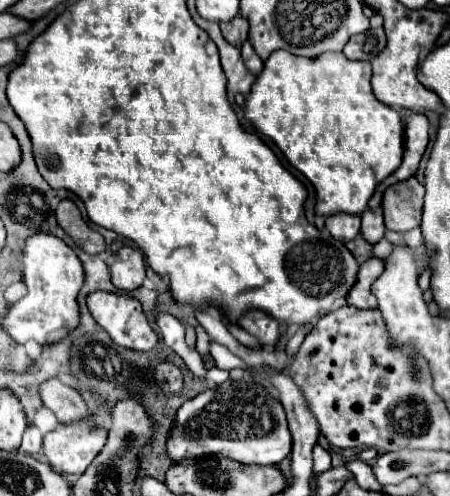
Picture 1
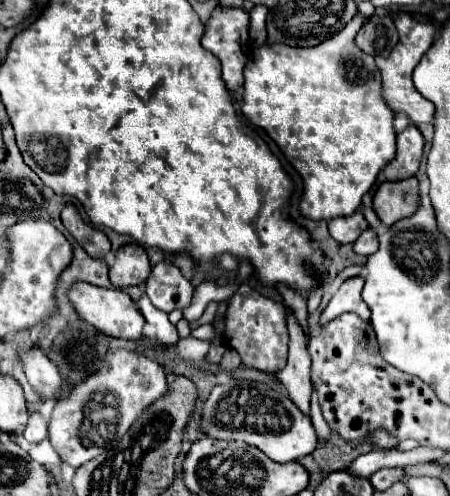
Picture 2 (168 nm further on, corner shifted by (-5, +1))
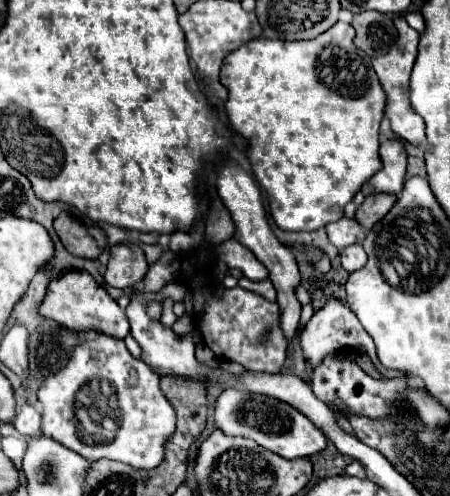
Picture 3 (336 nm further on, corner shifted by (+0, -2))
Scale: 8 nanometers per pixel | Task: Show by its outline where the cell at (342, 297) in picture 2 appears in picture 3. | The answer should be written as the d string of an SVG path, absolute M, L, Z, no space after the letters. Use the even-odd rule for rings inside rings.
M330 299L322 309L318 309L312 319L306 323L304 331L302 331L302 339L300 339L300 345L302 345L302 351L304 351L304 357L314 365L318 365L318 361L322 361L322 357L326 353L330 353L330 349L342 349L342 347L362 347L364 353L372 359L374 367L384 375L384 377L394 377L394 375L404 375L400 371L390 371L386 369L378 357L376 357L376 349L374 349L374 341L370 341L370 335L362 329L358 317L348 309L346 303L342 303L340 299Z

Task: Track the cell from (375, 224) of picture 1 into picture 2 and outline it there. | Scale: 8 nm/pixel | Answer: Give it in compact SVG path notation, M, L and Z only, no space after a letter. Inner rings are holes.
M367 228L367 230L353 242L353 252L355 252L355 254L361 254L361 256L371 256L371 254L375 254L377 248L379 248L379 242L377 242L377 236L373 234L371 228Z

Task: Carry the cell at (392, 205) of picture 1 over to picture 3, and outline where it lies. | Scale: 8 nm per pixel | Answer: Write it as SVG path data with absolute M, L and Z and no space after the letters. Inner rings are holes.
M374 193L374 195L368 195L364 199L364 203L356 211L356 221L362 227L372 229L394 205L396 205L396 195L392 195L392 193Z

